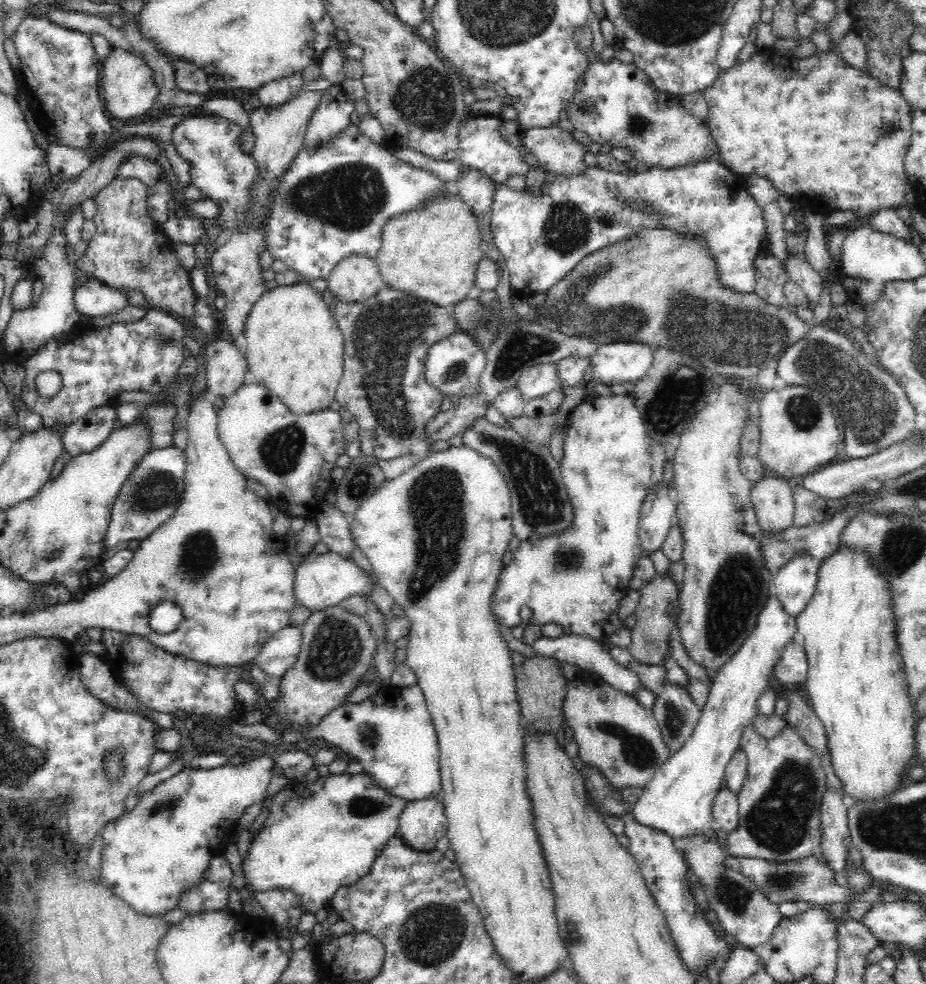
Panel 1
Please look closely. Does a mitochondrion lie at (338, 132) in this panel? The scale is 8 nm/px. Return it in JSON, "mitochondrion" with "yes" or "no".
{"mitochondrion":"no"}

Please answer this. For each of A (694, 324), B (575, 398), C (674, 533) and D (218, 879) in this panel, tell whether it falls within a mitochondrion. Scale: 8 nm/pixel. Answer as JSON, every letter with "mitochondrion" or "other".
{"A":"mitochondrion","B":"other","C":"other","D":"other"}

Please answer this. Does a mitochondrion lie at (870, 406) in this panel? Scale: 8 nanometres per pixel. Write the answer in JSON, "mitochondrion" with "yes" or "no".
{"mitochondrion":"yes"}

